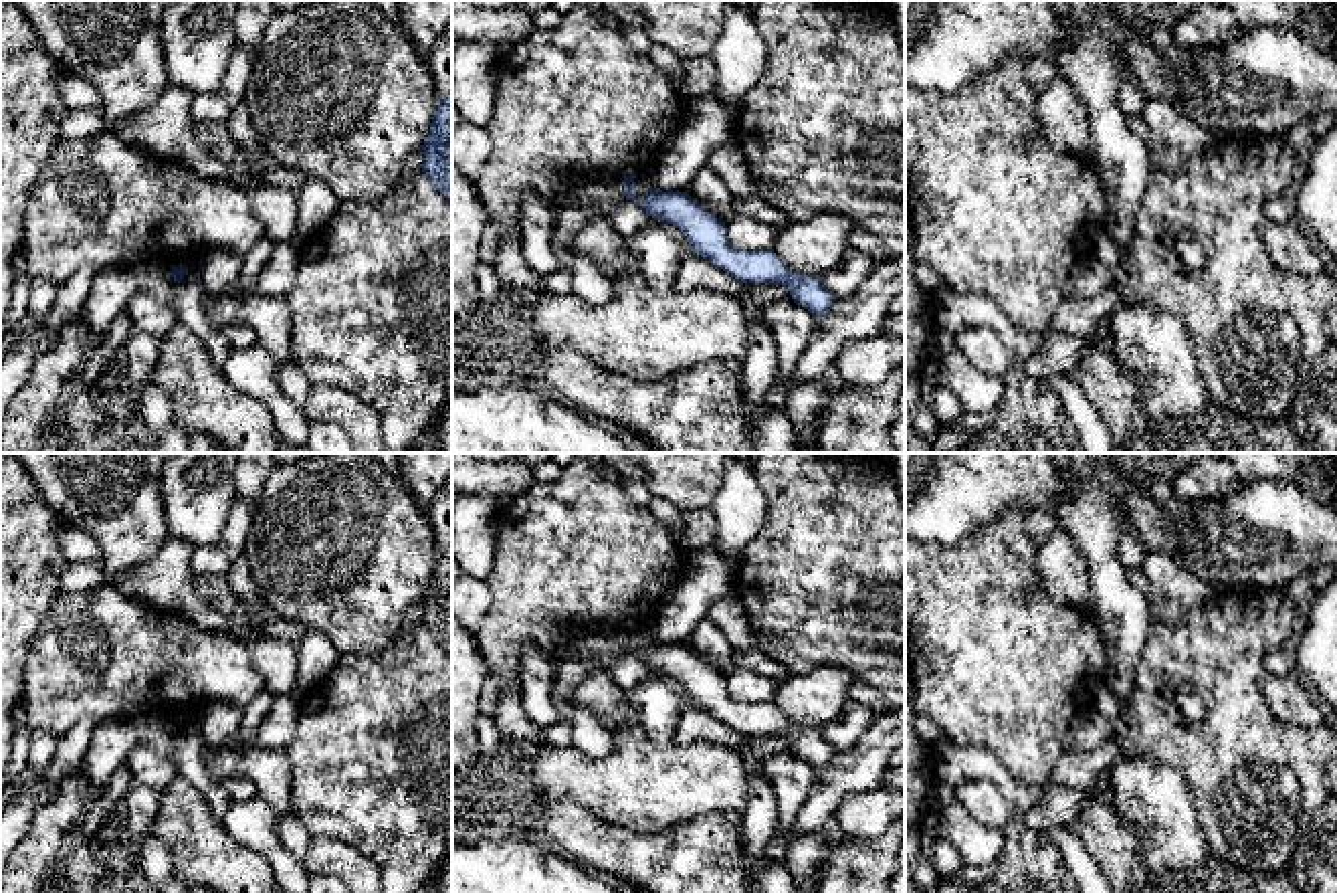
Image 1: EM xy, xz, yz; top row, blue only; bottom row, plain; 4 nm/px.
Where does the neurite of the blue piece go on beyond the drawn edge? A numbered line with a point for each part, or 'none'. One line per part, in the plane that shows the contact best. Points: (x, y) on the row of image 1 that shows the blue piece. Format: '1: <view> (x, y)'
1: xz (643, 182)

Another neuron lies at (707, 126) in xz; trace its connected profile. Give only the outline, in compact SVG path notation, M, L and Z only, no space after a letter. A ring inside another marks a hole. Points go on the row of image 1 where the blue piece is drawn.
M717 89L685 105L685 117L673 139L650 166L652 182L662 192L687 192L707 158L733 143L733 119Z

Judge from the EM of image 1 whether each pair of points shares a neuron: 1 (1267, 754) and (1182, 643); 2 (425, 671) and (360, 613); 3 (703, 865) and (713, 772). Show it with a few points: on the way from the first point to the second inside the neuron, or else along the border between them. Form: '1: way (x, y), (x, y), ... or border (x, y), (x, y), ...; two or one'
1: way (1239, 726), (1232, 693), (1210, 671); one
2: border (402, 627), (376, 653), (344, 653); two
3: border (740, 815), (697, 815), (665, 831); two

